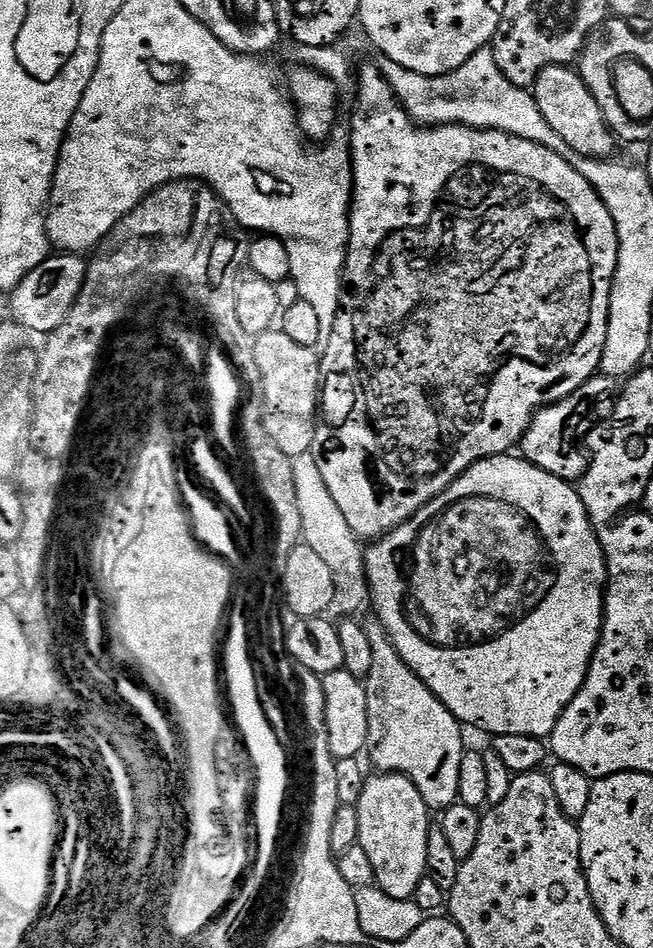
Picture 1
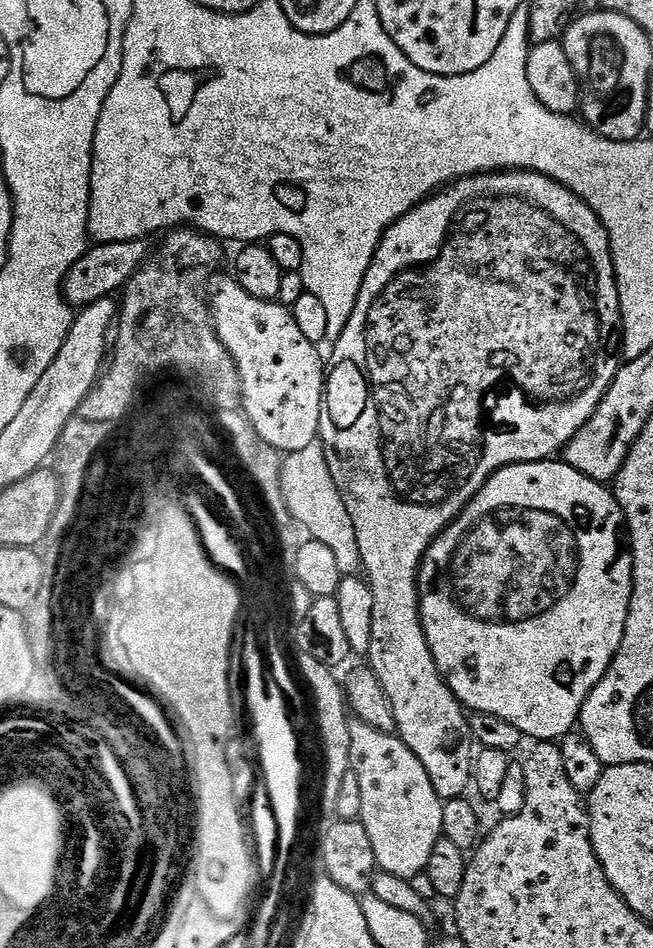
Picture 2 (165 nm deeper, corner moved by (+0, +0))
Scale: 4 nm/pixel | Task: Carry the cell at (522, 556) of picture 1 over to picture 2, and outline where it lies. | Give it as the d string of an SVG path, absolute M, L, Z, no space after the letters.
M556 458L535 460L533 464L512 464L492 473L474 493L471 502L460 510L460 515L438 533L420 562L420 625L436 668L447 682L448 689L469 713L481 712L504 718L510 726L518 726L521 737L528 739L529 736L532 742L556 742L577 727L586 698L606 674L622 642L632 597L632 566L627 555L620 556L620 540L622 544L622 517L613 489L601 481L583 476L567 462Z

